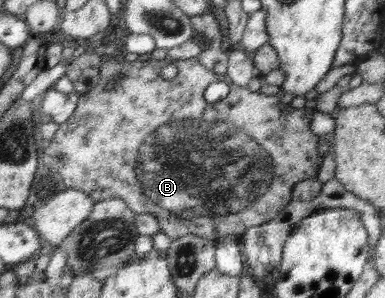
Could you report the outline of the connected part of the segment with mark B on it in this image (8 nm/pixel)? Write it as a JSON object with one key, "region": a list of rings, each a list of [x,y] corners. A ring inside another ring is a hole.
{"region":[[[167,55],[161,60],[148,59],[146,61],[139,61],[137,59],[133,62],[125,60],[122,62],[105,61],[100,65],[100,81],[98,84],[89,92],[80,94],[78,107],[74,110],[71,118],[59,126],[59,129],[52,138],[51,146],[45,148],[45,152],[43,152],[43,164],[47,168],[51,168],[51,172],[57,172],[57,174],[61,174],[65,178],[63,182],[65,182],[67,189],[83,191],[95,203],[102,200],[120,198],[136,214],[152,214],[158,219],[160,230],[167,236],[170,236],[172,240],[177,240],[182,236],[190,234],[203,236],[214,241],[221,236],[241,236],[248,228],[271,220],[286,204],[289,204],[292,201],[294,184],[317,178],[317,172],[323,162],[323,156],[318,154],[318,144],[322,138],[310,131],[314,109],[291,107],[282,94],[266,96],[259,91],[250,92],[247,87],[238,87],[236,84],[229,83],[230,91],[228,96],[224,100],[221,100],[221,102],[209,104],[209,102],[204,100],[205,89],[209,84],[217,81],[228,82],[228,76],[207,70],[198,61],[197,57],[183,60],[174,59]],[[168,64],[174,64],[178,70],[177,75],[171,79],[161,77],[160,73],[161,68]],[[115,74],[124,75],[121,75],[116,84],[113,85],[111,79]]]}

